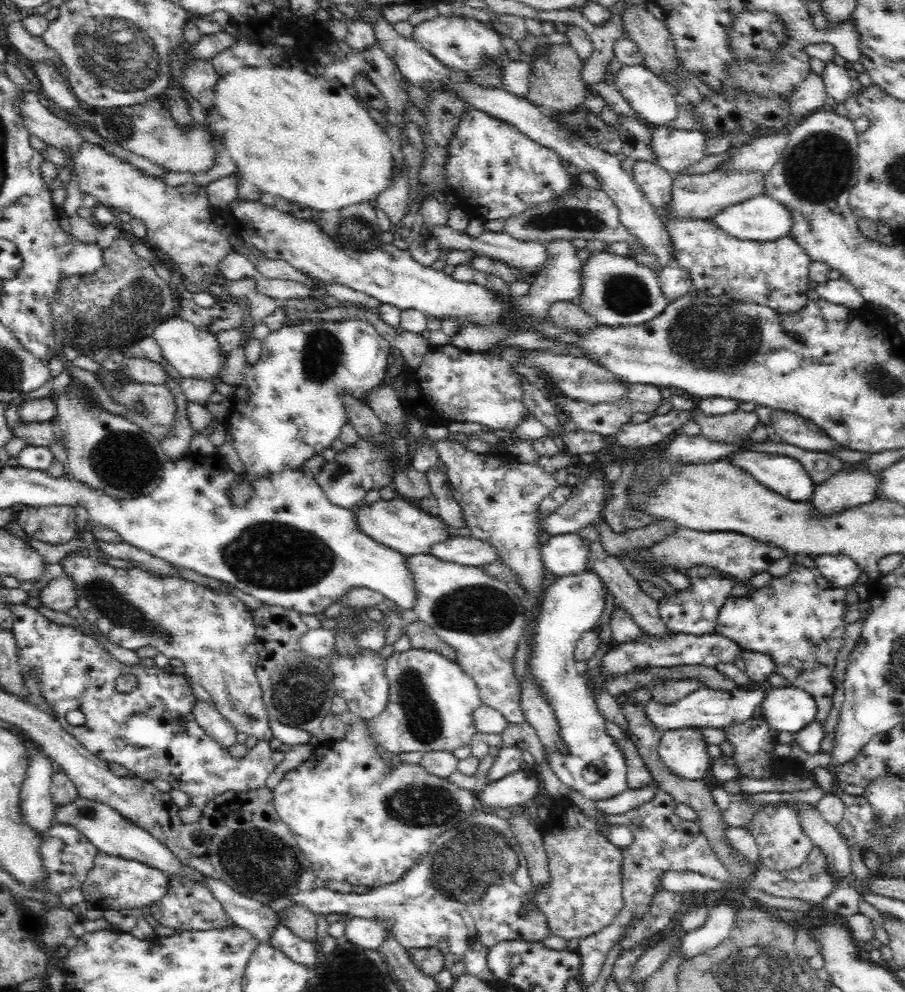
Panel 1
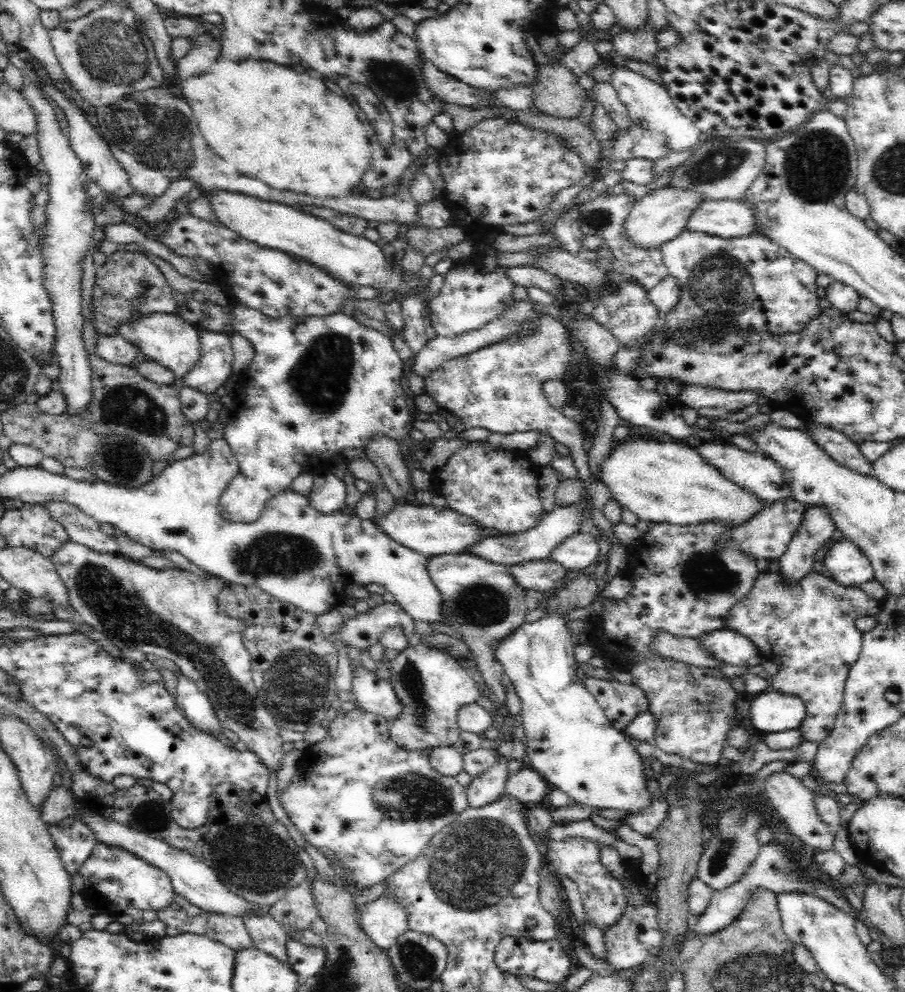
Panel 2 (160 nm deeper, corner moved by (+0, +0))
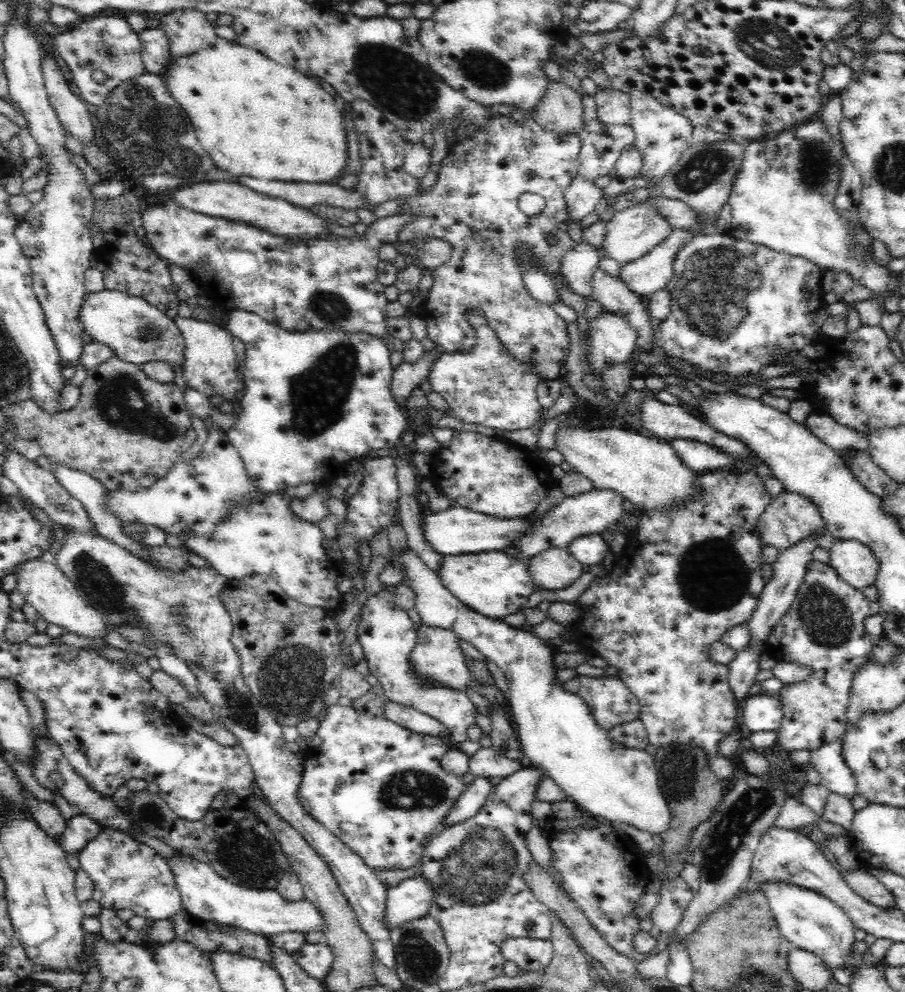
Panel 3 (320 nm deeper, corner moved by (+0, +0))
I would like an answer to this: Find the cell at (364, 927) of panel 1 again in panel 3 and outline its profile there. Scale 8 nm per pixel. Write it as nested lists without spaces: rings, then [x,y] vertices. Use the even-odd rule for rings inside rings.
[[[408,878],[400,881],[396,886],[388,886],[385,915],[390,928],[427,916],[434,898],[435,890],[431,888],[431,885],[425,878]]]

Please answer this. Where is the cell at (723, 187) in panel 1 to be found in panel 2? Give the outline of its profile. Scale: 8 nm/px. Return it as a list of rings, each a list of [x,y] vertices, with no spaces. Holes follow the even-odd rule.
[[[662,187],[653,190],[644,198],[635,202],[622,222],[622,235],[640,249],[660,249],[662,243],[676,238],[686,228],[687,221],[694,210],[703,202],[698,193],[688,192],[674,187]]]

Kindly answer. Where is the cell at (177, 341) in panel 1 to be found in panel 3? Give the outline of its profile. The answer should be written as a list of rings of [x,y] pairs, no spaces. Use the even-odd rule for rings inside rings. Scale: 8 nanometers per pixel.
[[[106,288],[100,292],[85,291],[82,304],[78,306],[78,325],[82,327],[82,332],[90,336],[92,342],[108,346],[115,357],[124,362],[141,365],[164,361],[172,366],[180,366],[184,362],[185,342],[174,319],[168,318],[142,297]]]

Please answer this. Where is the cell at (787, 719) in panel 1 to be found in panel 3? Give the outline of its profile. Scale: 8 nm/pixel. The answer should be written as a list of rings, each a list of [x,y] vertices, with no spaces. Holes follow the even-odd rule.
[[[752,696],[743,702],[739,713],[751,733],[777,731],[784,717],[783,704],[776,697]]]

